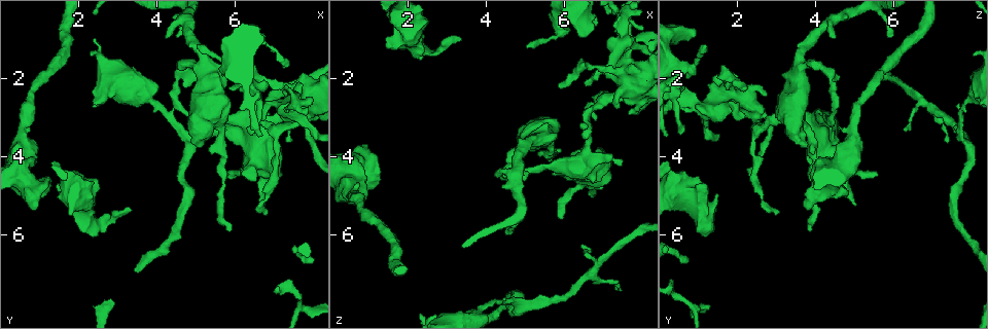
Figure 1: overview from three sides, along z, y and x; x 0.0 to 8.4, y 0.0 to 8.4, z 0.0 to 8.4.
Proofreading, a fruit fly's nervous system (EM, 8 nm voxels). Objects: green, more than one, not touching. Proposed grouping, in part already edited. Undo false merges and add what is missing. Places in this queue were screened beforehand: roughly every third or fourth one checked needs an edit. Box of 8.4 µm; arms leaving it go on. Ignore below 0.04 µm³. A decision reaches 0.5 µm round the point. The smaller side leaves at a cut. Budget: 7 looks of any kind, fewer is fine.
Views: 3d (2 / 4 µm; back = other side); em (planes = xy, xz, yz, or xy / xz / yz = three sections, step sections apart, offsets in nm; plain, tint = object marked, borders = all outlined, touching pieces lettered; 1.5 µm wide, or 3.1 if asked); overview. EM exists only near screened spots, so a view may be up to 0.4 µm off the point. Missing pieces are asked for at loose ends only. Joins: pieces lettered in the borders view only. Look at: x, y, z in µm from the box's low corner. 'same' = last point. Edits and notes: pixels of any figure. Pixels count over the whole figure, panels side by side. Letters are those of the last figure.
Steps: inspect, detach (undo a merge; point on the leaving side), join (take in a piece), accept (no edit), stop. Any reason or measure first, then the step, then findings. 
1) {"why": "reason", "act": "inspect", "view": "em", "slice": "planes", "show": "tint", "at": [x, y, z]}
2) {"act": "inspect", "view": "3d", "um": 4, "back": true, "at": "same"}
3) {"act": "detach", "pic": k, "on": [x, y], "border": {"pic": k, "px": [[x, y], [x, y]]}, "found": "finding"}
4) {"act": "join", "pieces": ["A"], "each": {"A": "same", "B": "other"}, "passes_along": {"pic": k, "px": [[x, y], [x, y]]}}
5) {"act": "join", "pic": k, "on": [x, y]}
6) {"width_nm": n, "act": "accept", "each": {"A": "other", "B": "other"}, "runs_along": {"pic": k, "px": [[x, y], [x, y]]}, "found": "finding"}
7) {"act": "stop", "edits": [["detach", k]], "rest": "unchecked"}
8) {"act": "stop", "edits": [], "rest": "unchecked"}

{"why": "tapers out", "act": "inspect", "view": "3d", "um": 4, "at": [5.80, 5.85, 3.80]}

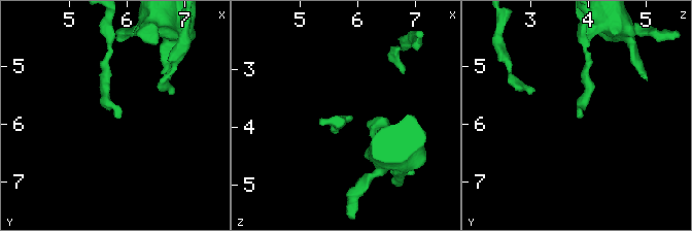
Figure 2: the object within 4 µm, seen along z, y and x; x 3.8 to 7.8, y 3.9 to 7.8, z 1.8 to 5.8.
{"why": "now the EM", "act": "inspect", "view": "em", "slice": "planes", "show": "borders", "at": [5.80, 5.90, 3.85]}

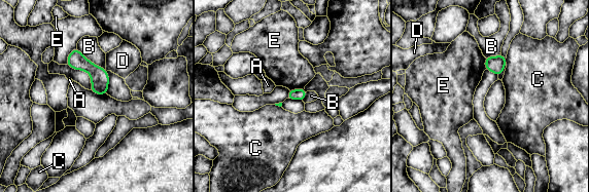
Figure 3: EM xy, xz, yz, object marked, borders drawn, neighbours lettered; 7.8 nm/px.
{"width_nm": 90, "longest_contact_nm": ["B", 440], "act": "accept", "each": {"A": "other", "B": "other", "C": "other", "D": "other", "E": "other"}, "found": "no lettered piece goes on from it"}

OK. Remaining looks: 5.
{"why": "free end", "act": "inspect", "view": "em", "slice": "planes", "show": "borders", "at": [3.30, 5.40, 1.05]}

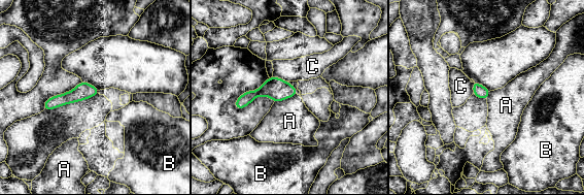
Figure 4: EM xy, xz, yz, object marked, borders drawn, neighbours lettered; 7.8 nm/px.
{"act": "accept", "each": {"A": "other", "B": "other", "C": "other"}, "border": {"pic": 4, "px": [[297, 94], [274, 102]]}, "found": "no lettered piece goes on from it"}

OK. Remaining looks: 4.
{"act": "inspect", "view": "3d", "um": 2, "at": [5.85, 2.20, 2.20]}

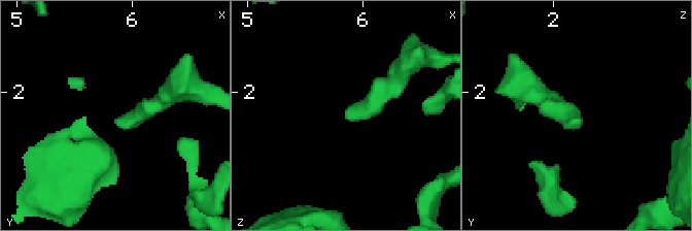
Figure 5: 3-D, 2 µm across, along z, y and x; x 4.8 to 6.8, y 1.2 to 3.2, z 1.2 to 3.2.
{"why": "shape alone is not enough", "act": "inspect", "view": "em", "slice": "planes", "show": "borders", "at": [5.82, 2.22, 2.18]}

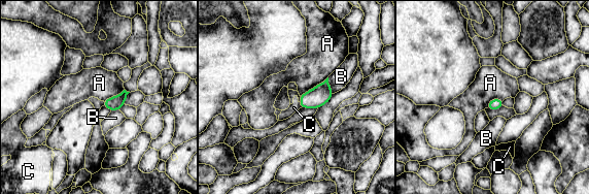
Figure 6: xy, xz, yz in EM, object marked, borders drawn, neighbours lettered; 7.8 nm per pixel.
{"longest_contact_nm": ["A", 280], "act": "accept", "each": {"A": "other", "B": "other", "C": "other"}, "border": {"pic": 6, "px": [[327, 76], [300, 96]]}, "found": "no lettered piece goes on from it"}

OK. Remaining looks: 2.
{"act": "stop", "edits": [], "rest": "unchecked"}

